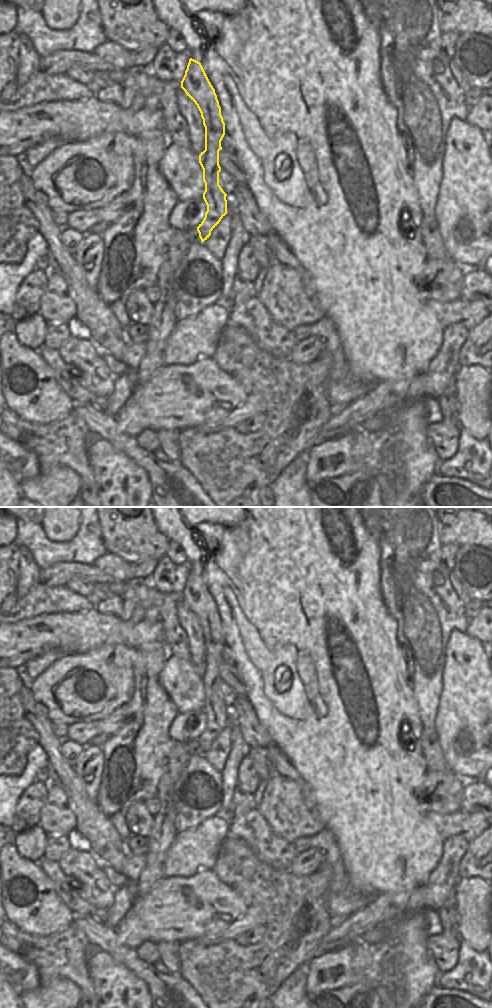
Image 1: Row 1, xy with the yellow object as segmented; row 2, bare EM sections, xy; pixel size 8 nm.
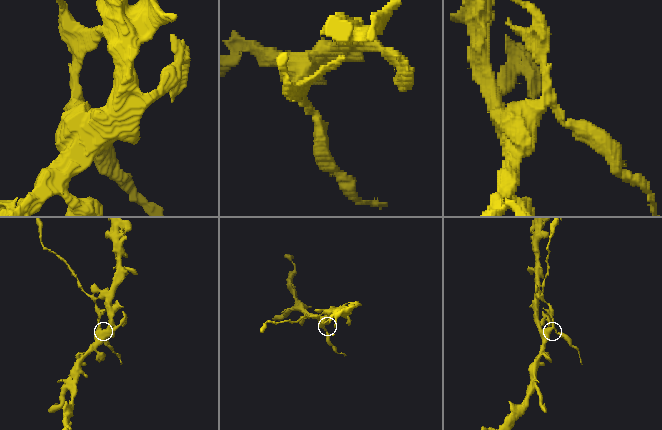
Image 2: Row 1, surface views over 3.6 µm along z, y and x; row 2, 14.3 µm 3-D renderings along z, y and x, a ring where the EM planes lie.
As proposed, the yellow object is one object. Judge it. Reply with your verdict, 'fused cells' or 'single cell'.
fused cells

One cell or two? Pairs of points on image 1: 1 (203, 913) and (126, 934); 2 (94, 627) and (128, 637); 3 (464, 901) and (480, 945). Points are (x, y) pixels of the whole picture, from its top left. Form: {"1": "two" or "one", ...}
{"1": "one", "2": "one", "3": "one"}

